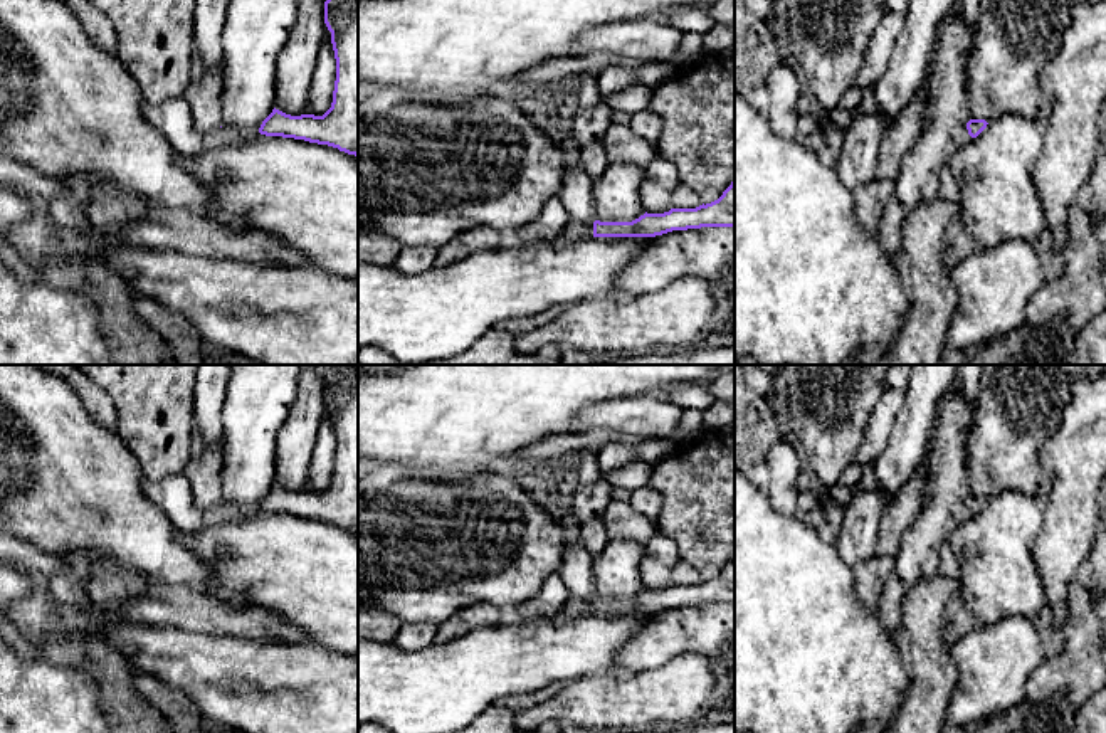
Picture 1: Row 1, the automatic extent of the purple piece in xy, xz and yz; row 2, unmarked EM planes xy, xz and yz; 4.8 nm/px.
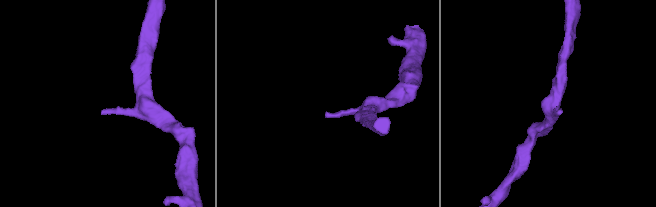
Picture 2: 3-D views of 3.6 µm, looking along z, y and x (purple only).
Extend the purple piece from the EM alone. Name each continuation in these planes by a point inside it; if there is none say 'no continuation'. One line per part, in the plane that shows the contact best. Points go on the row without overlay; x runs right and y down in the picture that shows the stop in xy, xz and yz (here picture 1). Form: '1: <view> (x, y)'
1: xz (575, 607)

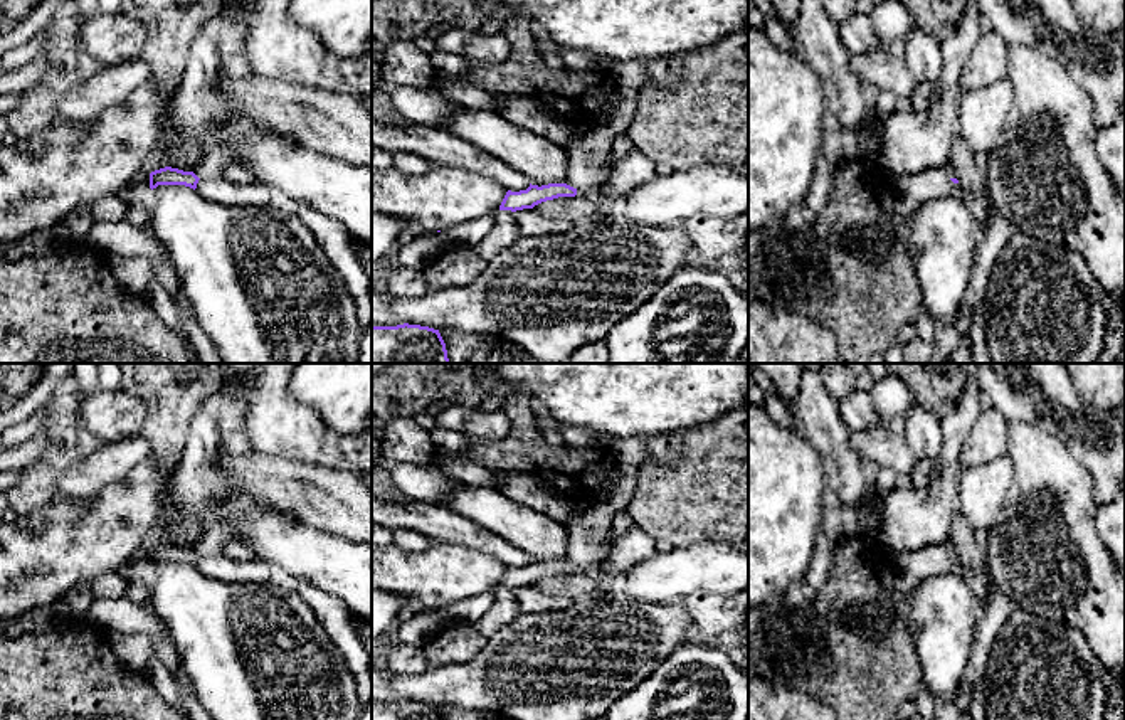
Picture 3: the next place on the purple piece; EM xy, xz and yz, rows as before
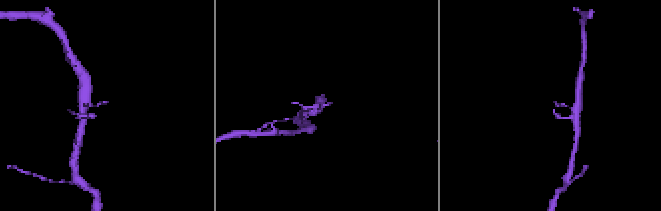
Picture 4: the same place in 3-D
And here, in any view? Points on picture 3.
1: xy (217, 534)

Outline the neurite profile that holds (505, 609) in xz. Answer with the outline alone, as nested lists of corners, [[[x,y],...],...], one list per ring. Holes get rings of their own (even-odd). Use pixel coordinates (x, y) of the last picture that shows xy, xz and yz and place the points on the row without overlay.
[[[498,587],[489,611],[474,624],[484,636],[491,636],[520,616],[515,589]]]

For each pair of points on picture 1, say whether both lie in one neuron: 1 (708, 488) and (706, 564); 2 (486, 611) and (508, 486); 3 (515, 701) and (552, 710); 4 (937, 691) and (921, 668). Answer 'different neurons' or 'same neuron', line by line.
1: same neuron
2: different neurons
3: different neurons
4: same neuron

